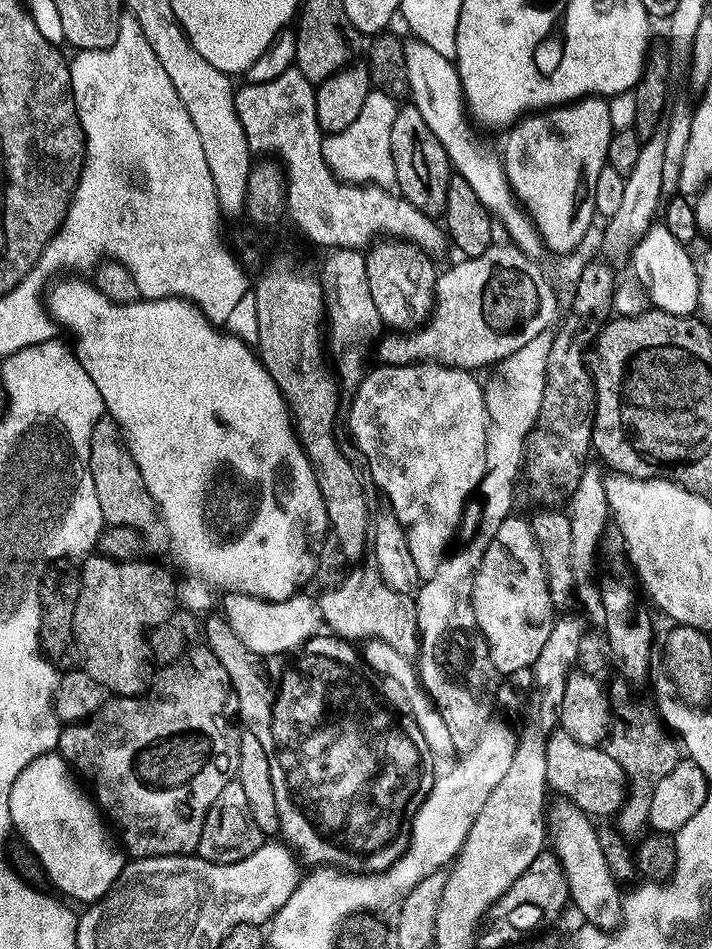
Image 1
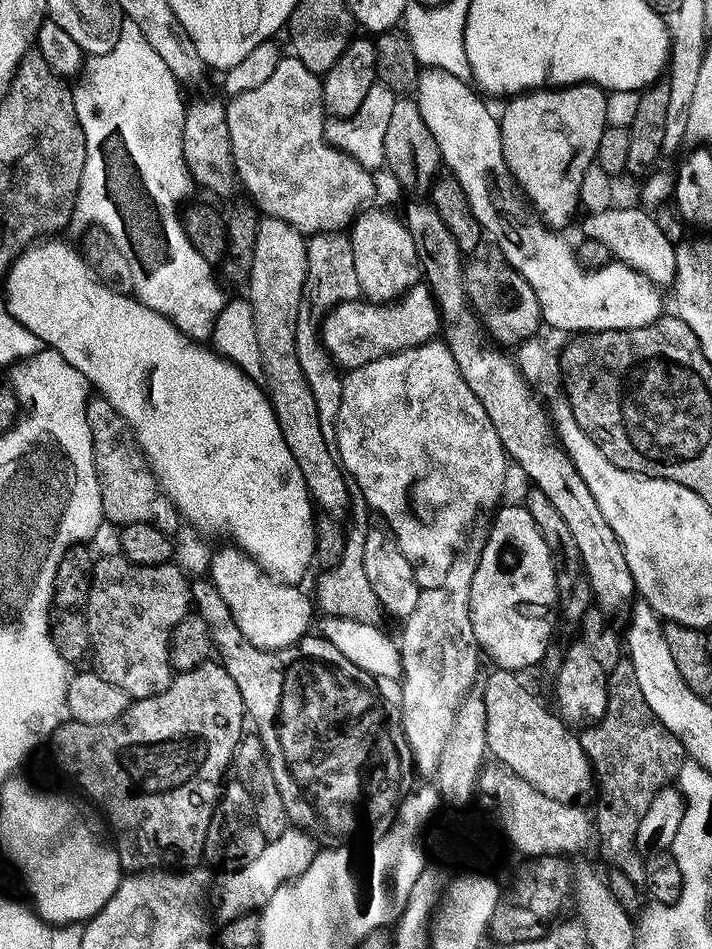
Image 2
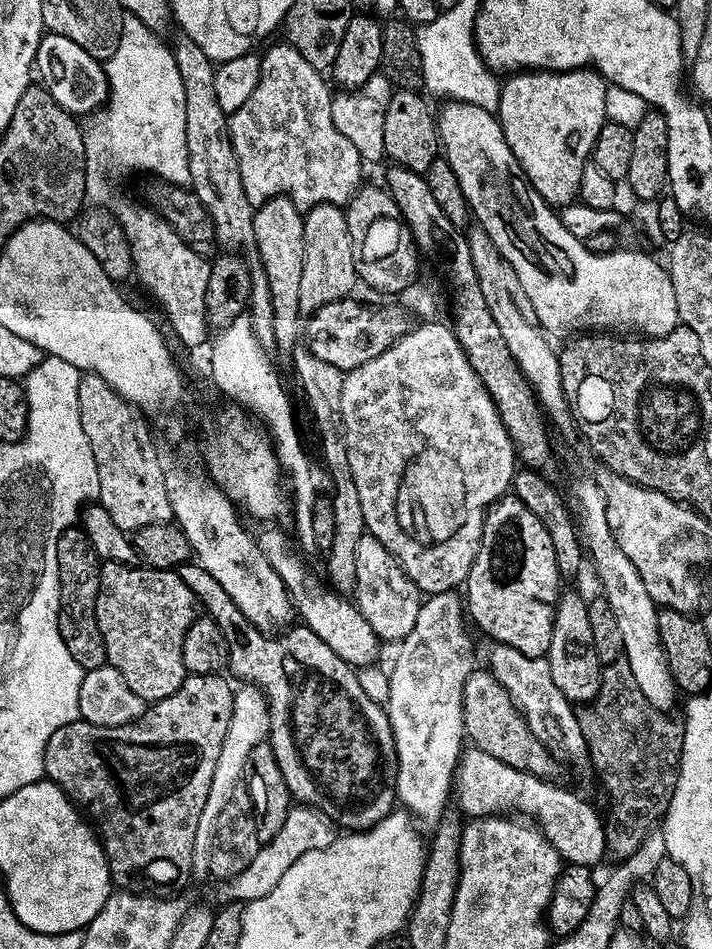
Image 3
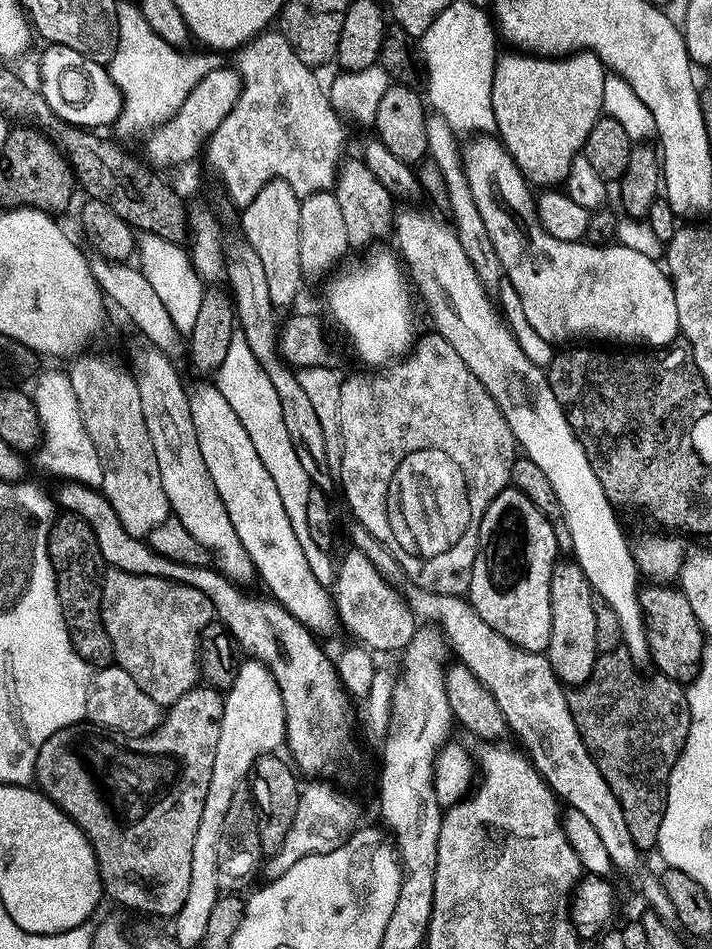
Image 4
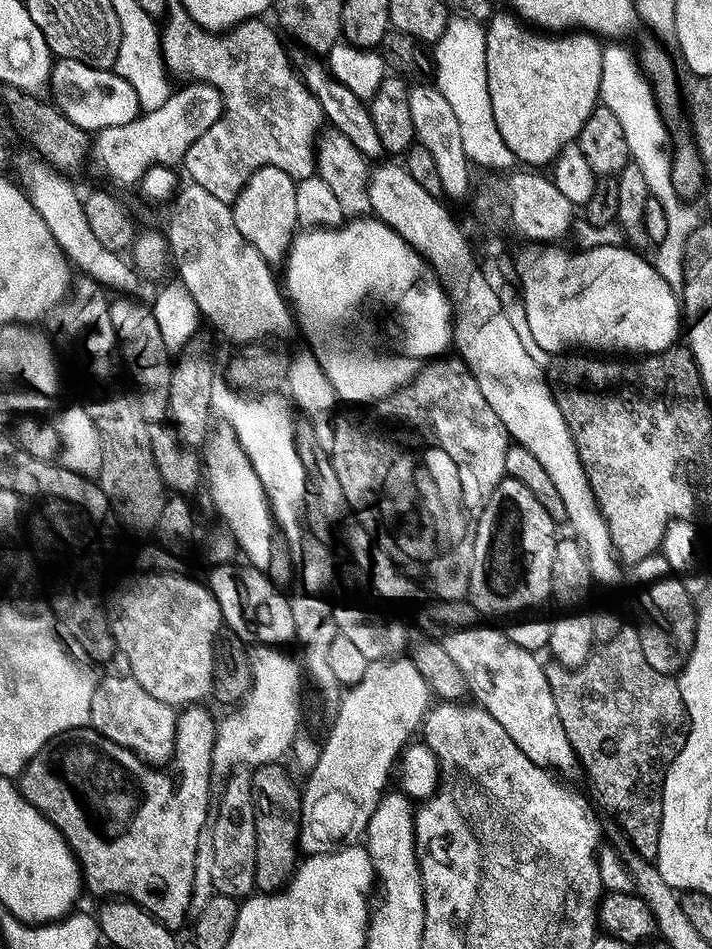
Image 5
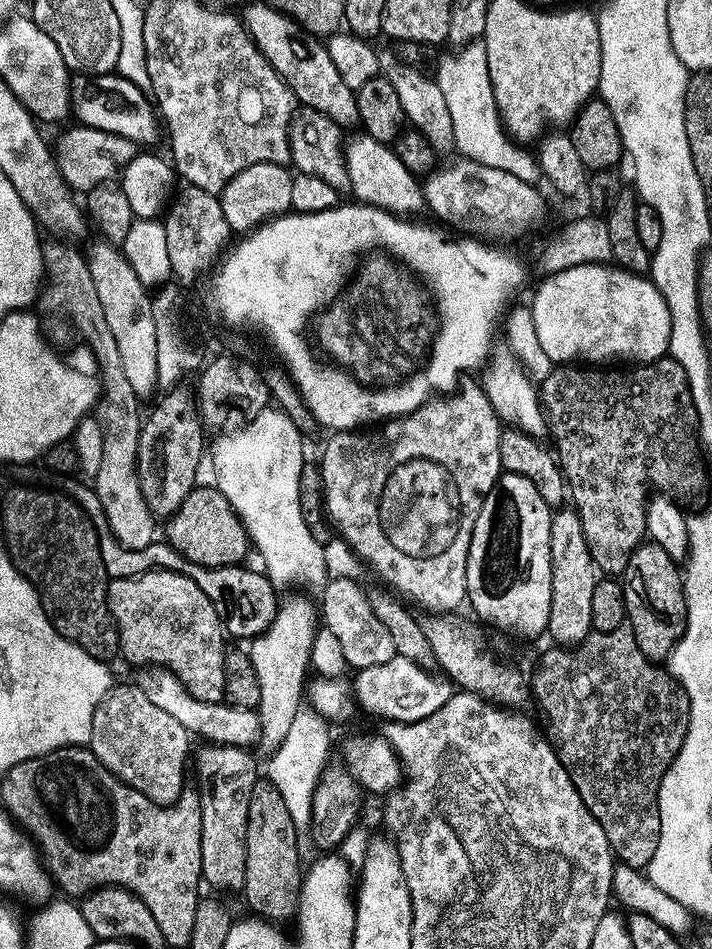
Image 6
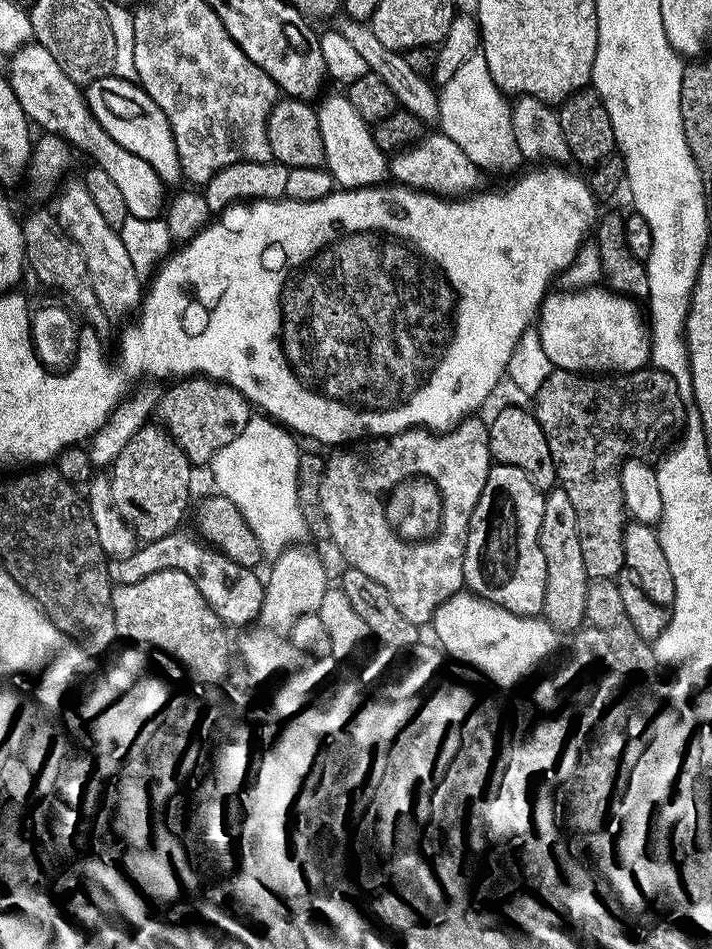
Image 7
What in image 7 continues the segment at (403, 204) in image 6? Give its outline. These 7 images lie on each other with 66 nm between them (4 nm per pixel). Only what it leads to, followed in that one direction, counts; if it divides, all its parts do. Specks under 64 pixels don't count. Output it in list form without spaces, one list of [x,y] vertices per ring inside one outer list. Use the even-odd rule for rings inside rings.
[[[347,95],[328,96],[316,108],[316,117],[318,118],[318,126],[322,134],[322,142],[324,146],[324,164],[328,173],[332,175],[333,181],[341,189],[345,188],[368,188],[371,186],[380,186],[385,183],[384,175],[387,177],[390,172],[390,160],[386,155],[385,149],[377,144],[373,129],[370,127],[369,121],[362,118],[362,114],[358,114],[358,110],[354,110],[354,106],[350,106]]]

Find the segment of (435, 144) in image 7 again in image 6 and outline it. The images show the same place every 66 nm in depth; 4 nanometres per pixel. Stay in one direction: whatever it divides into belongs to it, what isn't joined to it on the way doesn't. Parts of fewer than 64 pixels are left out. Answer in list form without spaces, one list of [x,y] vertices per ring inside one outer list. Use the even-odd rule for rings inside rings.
[[[456,158],[453,164],[442,164],[423,177],[424,203],[430,212],[432,208],[438,219],[460,228],[456,230],[485,237],[516,236],[543,218],[544,196],[537,185],[527,184],[522,178],[514,178],[514,174],[506,174],[506,170],[494,170],[494,166],[482,166],[482,162],[473,160]]]

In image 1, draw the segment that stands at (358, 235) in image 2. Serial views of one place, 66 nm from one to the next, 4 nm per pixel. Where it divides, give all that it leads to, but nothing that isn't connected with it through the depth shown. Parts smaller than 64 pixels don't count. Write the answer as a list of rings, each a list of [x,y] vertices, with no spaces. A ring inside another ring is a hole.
[[[399,238],[381,239],[367,249],[366,282],[370,282],[370,294],[374,297],[381,325],[388,327],[389,324],[392,330],[412,330],[429,319],[438,275],[438,268],[432,264],[435,264],[433,257],[427,252]]]

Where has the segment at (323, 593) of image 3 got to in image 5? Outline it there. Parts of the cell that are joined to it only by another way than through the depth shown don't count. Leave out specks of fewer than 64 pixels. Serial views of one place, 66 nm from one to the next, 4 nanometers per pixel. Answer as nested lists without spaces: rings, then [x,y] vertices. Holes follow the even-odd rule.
[[[227,426],[218,427],[220,428],[213,427],[208,432],[202,445],[202,468],[206,473],[206,484],[208,480],[212,504],[216,507],[217,514],[228,523],[227,531],[235,540],[237,549],[248,555],[247,563],[258,571],[267,573],[272,581],[283,582],[291,574],[292,564],[288,561],[289,549],[272,514],[267,490],[235,433]]]

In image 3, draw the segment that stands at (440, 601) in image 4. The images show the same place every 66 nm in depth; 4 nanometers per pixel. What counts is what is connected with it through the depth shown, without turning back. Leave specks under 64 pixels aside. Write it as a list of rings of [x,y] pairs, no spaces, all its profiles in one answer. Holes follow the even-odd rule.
[[[493,643],[491,647],[487,667],[492,676],[502,682],[530,730],[553,755],[566,759],[578,773],[590,772],[592,767],[589,750],[586,740],[582,738],[577,711],[566,698],[566,694],[558,690],[554,677],[550,675],[550,662],[542,656],[527,656],[505,644]]]

